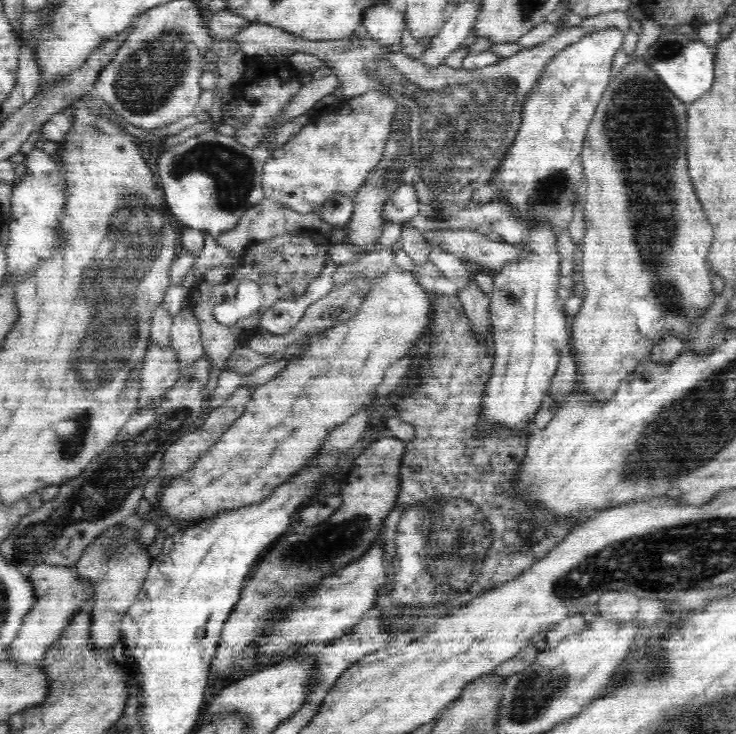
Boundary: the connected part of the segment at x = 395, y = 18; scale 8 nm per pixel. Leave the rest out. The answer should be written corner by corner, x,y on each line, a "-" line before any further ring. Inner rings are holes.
388,3
369,7
362,15
367,34
383,45
399,44
405,28
404,20
405,16

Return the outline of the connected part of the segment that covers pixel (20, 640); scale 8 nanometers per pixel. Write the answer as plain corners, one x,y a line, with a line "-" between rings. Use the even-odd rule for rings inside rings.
38,564
29,574
29,580
32,580
33,588
36,590
33,607
22,621
17,638
8,646
3,656
4,659
16,664
41,662
54,642
62,636
62,630
66,628
71,617
80,609
90,610
92,605
92,581
81,576
73,565

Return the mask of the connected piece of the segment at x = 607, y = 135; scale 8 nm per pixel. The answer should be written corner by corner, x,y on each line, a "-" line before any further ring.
640,57
636,61
627,62
621,74
616,78
612,78
604,91
601,100
596,106
596,112
590,121
586,130
586,138
584,138
581,152
584,176
586,176
585,195
583,196
582,209
585,218
586,231
580,243
581,245
581,282
585,288
585,295
580,310
569,321
570,323
570,351
575,358
576,366
578,360
581,361
581,367
577,368
577,372
581,372
582,384
585,384
585,391
594,397
594,400
610,400
614,396
620,382
628,376
638,364
642,364
647,357
651,357
654,344
648,344
648,336
640,334
640,322
636,320
636,316
632,314
632,300
642,300
642,308
650,308
646,312
652,312
652,308
660,314
666,316
658,316
660,320
668,322
666,328
674,328
674,330
666,330
664,335
671,334
676,338
682,338
682,334
686,332
686,326
692,326
696,320
700,320
705,312
714,304
716,297
720,294
719,287
712,280
710,275
710,264
706,262
706,256
710,252
710,244
712,244
712,228
710,222
706,220
706,214
702,212
702,206
694,194
692,188
692,180
688,176
688,162
686,162
686,104
682,102
654,73
649,66
645,57

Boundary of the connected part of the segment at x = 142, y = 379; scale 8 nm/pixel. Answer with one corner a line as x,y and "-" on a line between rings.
149,342
143,356
141,366
129,374
129,380
140,384
137,408
150,408
152,404
158,404
162,396
178,382
181,377
180,363
171,344
160,347

